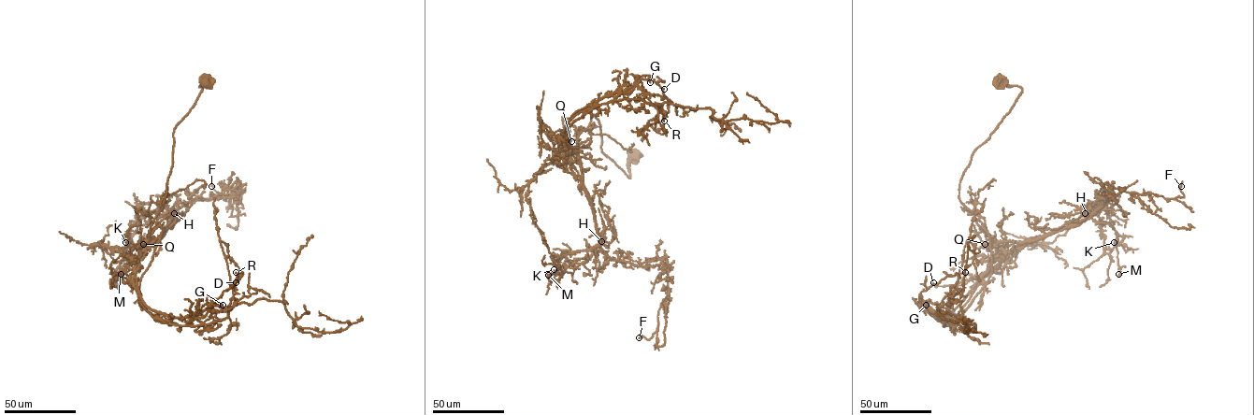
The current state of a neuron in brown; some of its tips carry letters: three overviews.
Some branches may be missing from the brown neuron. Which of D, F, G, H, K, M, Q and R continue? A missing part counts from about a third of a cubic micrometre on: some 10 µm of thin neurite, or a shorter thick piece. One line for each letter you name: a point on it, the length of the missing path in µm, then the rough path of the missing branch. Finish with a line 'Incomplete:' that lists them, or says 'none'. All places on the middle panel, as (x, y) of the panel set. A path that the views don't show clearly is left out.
Incomplete: none

